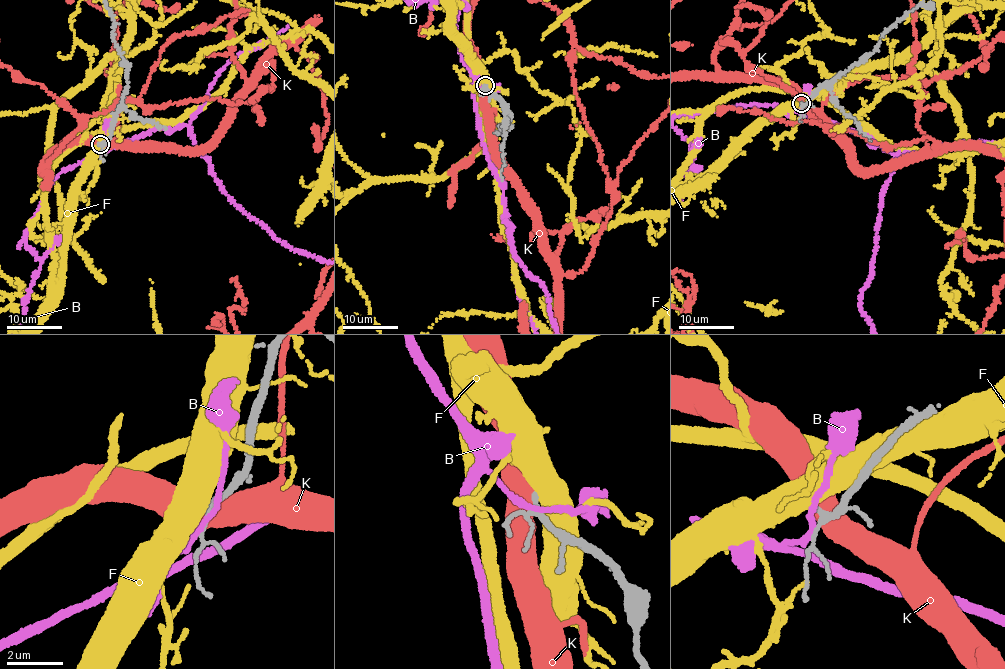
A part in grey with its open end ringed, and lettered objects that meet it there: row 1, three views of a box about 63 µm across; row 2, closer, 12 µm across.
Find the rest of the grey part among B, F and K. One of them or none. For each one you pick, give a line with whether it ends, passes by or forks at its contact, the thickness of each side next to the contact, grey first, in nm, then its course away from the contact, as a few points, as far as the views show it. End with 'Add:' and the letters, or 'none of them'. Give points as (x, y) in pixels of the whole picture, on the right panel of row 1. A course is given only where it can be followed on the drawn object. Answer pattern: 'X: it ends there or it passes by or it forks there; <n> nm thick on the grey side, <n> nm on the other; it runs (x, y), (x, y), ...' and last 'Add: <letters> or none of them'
Add: none of them

